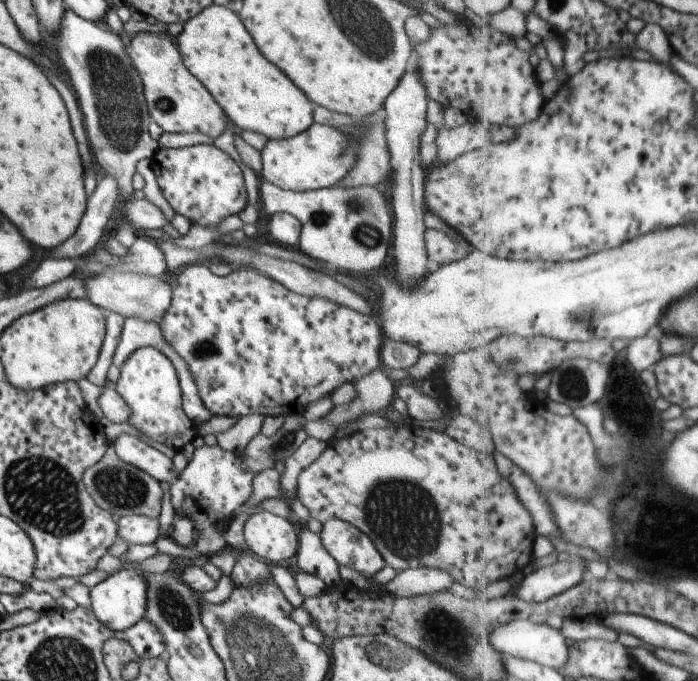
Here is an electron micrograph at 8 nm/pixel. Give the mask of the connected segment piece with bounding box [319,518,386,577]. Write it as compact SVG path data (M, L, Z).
M336 518L327 520L322 523L319 535L330 556L344 570L353 568L370 577L386 566L372 540L349 522Z

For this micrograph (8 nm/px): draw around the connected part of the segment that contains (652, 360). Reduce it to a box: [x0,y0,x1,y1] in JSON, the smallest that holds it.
[628,328,665,373]

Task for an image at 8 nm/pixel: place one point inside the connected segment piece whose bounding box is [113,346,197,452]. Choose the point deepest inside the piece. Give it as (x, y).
(149, 384)

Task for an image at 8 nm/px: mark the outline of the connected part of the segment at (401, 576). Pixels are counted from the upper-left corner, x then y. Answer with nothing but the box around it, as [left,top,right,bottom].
[384,567,456,597]

